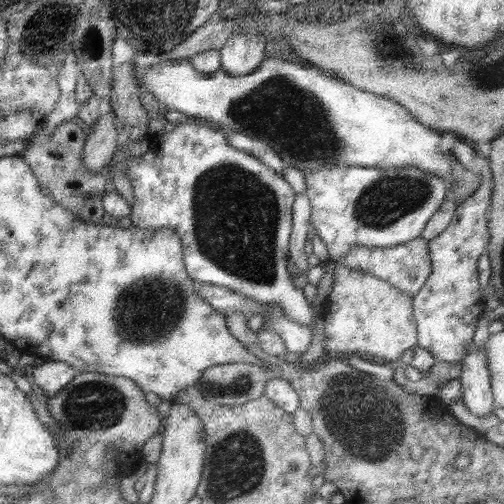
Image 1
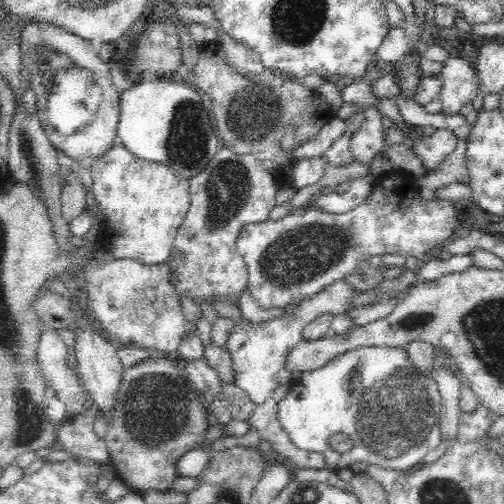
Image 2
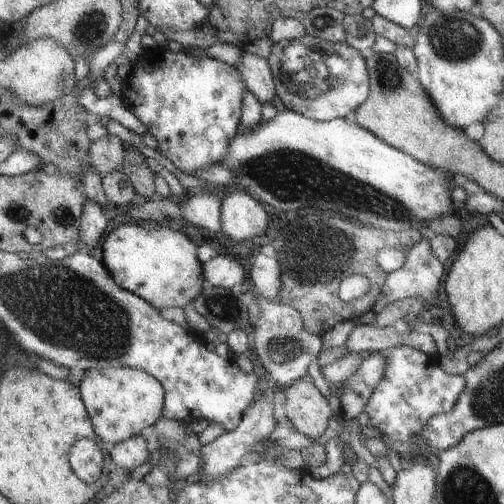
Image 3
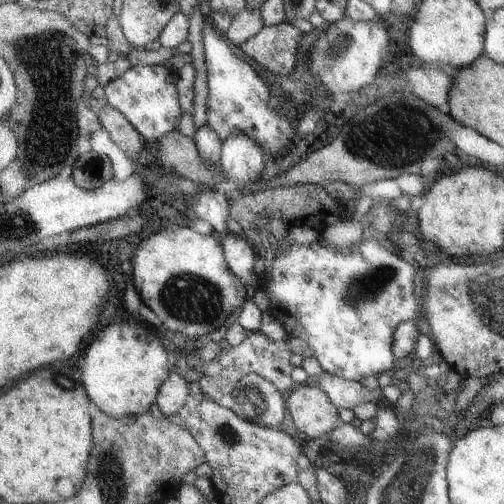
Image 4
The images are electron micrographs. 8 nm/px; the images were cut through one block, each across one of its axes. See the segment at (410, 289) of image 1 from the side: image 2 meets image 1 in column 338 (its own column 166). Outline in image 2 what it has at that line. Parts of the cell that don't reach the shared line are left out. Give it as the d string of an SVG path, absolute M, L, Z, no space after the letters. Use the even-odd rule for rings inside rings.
M220 148L216 158L208 162L208 166L190 180L190 208L188 214L178 230L174 240L172 254L166 260L166 266L178 278L178 292L196 304L210 304L212 308L216 302L240 302L240 296L248 288L248 266L238 252L238 236L244 226L266 222L272 208L276 206L278 184L272 178L272 172L252 154L236 154L230 148Z

